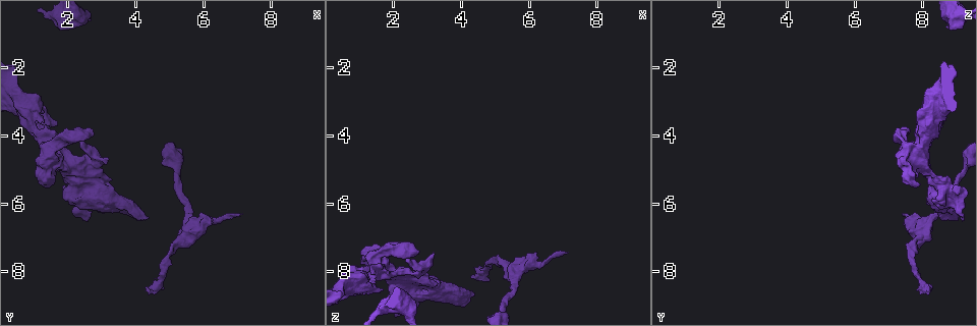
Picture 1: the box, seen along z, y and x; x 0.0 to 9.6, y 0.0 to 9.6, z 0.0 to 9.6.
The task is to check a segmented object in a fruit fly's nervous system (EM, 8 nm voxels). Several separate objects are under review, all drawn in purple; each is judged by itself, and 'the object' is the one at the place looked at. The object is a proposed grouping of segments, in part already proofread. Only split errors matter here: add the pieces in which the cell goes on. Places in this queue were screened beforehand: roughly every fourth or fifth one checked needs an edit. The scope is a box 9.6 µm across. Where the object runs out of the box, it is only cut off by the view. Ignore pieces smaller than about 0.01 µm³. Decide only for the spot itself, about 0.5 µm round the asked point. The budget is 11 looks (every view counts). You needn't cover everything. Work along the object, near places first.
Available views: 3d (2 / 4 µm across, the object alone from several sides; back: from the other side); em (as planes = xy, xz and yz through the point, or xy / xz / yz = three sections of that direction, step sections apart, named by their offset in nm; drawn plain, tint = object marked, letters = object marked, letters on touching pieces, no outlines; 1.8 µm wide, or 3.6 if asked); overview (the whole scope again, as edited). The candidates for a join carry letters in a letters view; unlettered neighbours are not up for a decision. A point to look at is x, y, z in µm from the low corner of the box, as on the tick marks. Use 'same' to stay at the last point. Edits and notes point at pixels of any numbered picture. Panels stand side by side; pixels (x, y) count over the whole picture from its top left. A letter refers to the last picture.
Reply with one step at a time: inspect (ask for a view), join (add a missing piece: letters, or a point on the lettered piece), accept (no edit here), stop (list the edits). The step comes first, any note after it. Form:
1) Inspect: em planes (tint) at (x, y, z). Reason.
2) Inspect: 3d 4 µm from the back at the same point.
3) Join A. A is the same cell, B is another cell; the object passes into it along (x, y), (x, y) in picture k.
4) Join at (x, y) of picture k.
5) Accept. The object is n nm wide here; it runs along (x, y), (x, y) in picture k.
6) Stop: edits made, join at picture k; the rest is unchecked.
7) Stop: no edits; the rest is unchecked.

Inspect: em 3.6 µm planes (letters) at (1.25, 5.45, 7.85). Thick end.

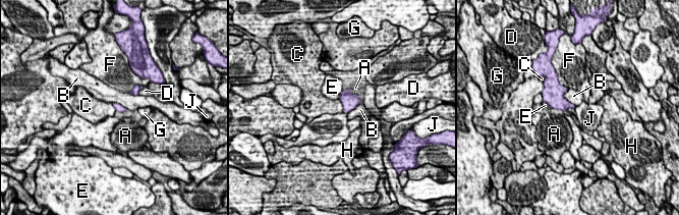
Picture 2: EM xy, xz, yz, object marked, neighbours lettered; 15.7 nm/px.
Accept. A, B, C, D, E, F, G, H and J are other cells; a border runs along (338, 99), (343, 111) in picture 2; none of them fits.

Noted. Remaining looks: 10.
Inspect: 3d 4 µm at (0.75, 3.25, 8.25). Sharp bend.

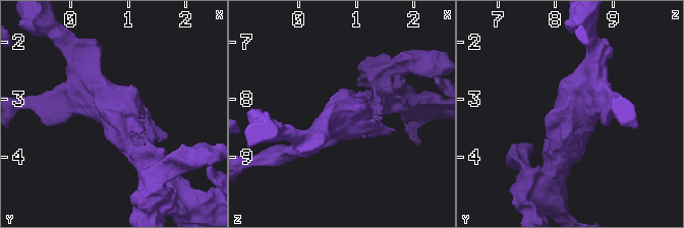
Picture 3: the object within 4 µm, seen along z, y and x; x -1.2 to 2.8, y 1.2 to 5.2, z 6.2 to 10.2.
Inspect: em 3.6 µm xz step 4 (letters) at (0.70, 3.15, 8.20).

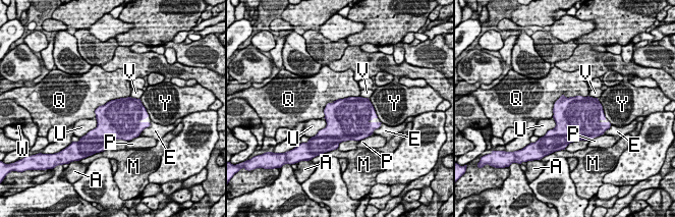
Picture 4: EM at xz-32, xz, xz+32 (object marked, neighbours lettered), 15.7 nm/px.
Accept. A, E, M, P, Q, U, V, W and Y are other cells; a border runs along (129, 96), (100, 105), (95, 117) in picture 4; no lettered piece goes on from it.

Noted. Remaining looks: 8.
Inspect: em planes (letters) at (3.25, 4.70, 7.40). Branch stops here.

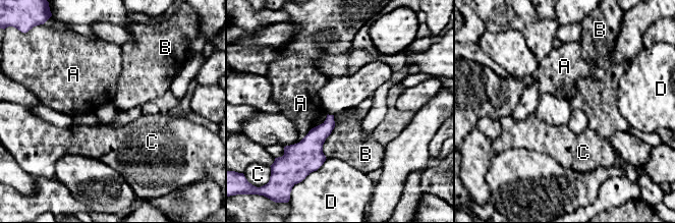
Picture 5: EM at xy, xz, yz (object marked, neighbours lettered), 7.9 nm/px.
Accept. The object is 100 nm wide here; A, B, C and D are other cells; a border runs along (334, 128), (323, 145), (326, 158) in picture 5; no lettered piece goes on from it.

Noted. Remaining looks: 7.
Inspect: 3d 4 µm at (4.05, 6.20, 8.60).

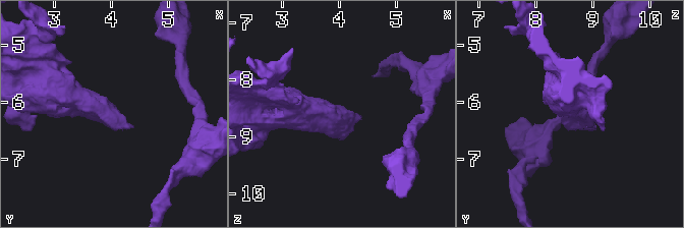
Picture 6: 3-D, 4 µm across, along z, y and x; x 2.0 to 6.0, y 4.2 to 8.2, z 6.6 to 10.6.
Inspect: em planes (tint) at (4.00, 6.20, 8.65). Need the tissue.

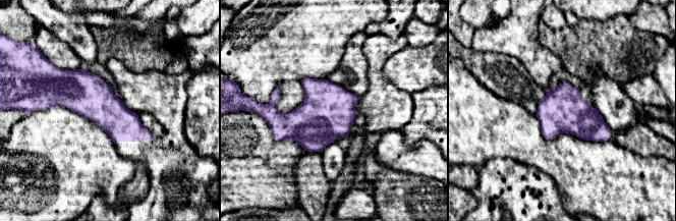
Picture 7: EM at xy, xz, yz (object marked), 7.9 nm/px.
Inspect: em planes (letters) at the same point. What lies round it.

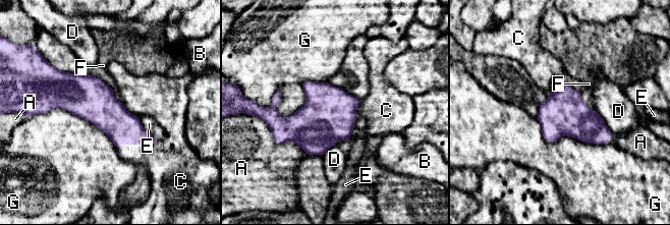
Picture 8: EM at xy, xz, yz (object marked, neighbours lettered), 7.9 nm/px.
Join C. The longest contact is with G, 550 nm; C is the same cell, A, B, D, E, F and G are other cells; the cell continues.

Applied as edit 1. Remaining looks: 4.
Stop: edits made, join at picture 8; the rest is unchecked.

